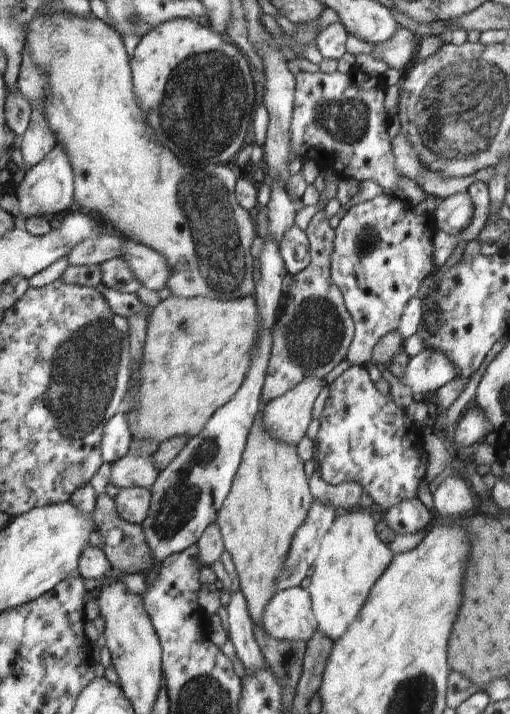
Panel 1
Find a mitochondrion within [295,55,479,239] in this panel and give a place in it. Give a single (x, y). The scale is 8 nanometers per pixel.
(344, 119)

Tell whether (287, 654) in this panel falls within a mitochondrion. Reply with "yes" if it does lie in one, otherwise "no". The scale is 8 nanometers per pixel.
yes

